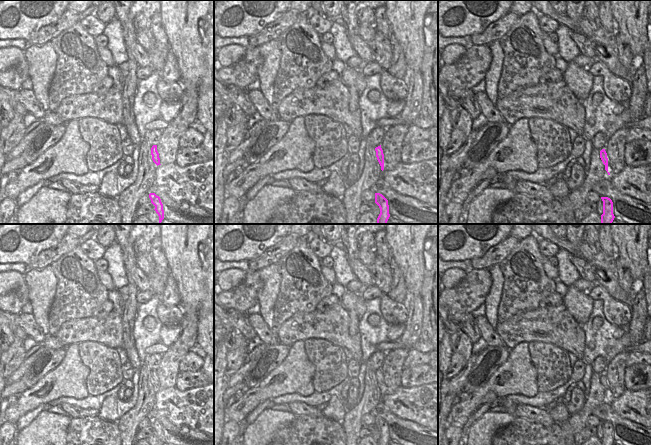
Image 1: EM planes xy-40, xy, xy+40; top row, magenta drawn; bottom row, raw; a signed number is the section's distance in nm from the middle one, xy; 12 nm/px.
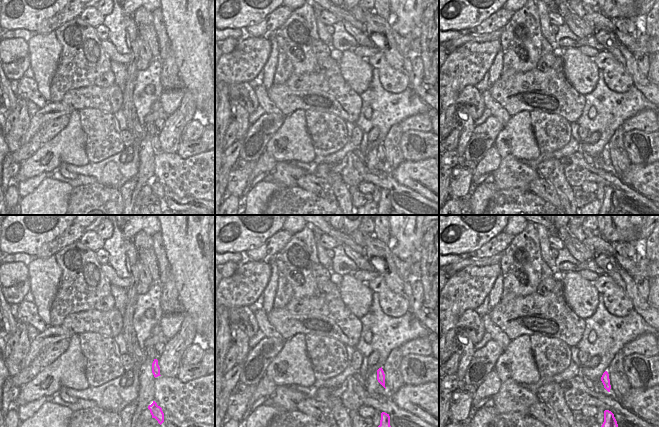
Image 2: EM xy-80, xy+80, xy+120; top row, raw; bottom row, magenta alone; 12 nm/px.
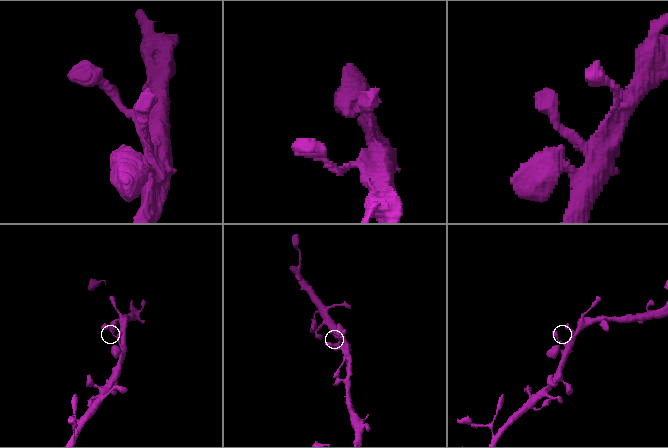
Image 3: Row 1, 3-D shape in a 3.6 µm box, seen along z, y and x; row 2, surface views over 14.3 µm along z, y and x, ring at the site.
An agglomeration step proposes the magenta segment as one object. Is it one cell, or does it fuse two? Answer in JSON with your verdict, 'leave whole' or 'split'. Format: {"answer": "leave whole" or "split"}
{"answer": "leave whole"}

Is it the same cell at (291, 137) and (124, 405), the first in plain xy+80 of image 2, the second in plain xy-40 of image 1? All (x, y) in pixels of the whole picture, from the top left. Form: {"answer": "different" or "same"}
{"answer": "different"}

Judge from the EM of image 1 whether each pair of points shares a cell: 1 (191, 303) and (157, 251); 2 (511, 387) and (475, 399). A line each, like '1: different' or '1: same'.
1: different
2: same

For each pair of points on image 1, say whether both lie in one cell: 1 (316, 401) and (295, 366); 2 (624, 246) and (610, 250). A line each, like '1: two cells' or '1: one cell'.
1: two cells
2: two cells

